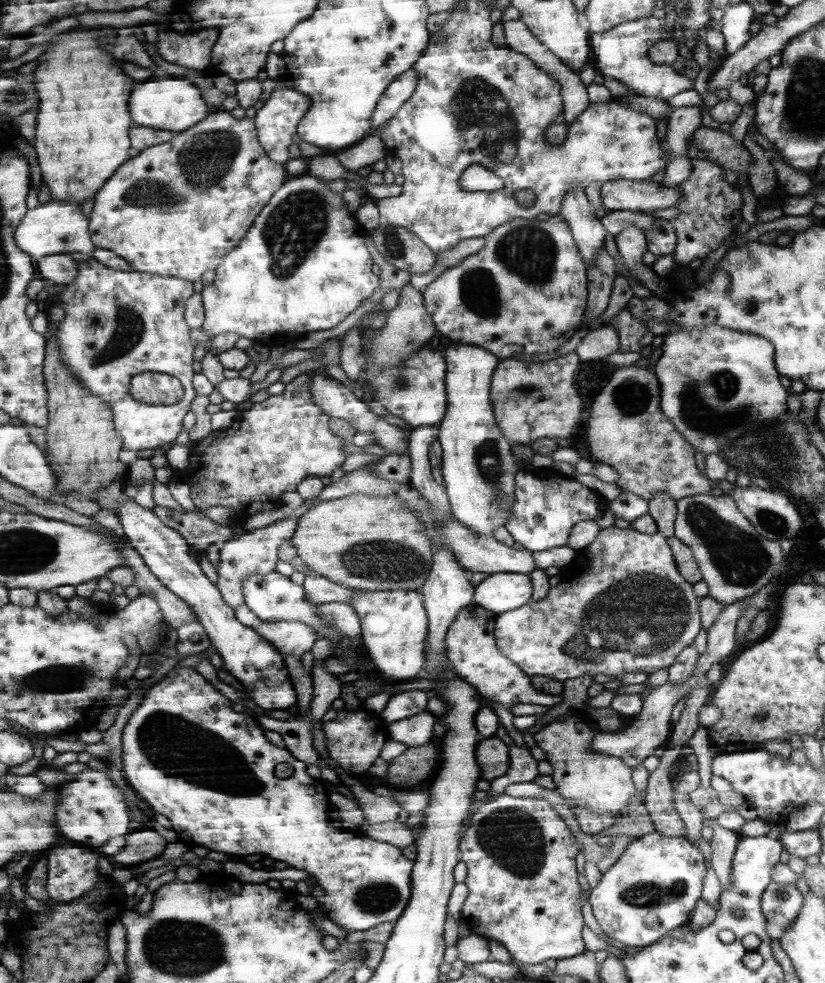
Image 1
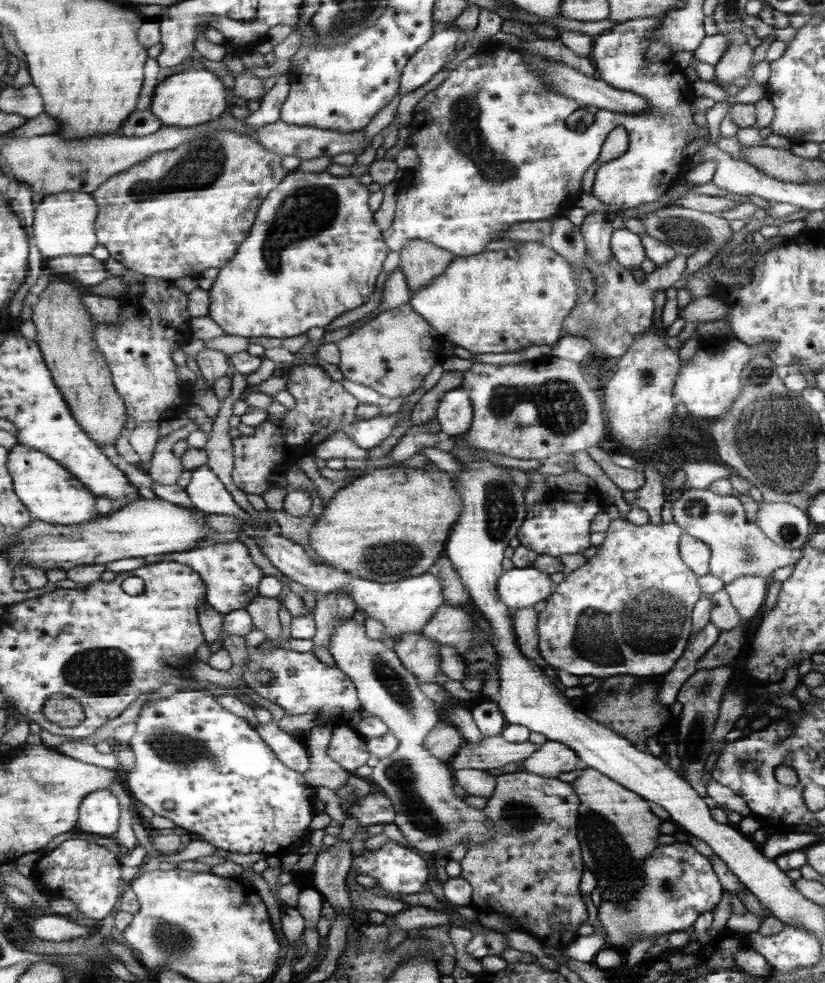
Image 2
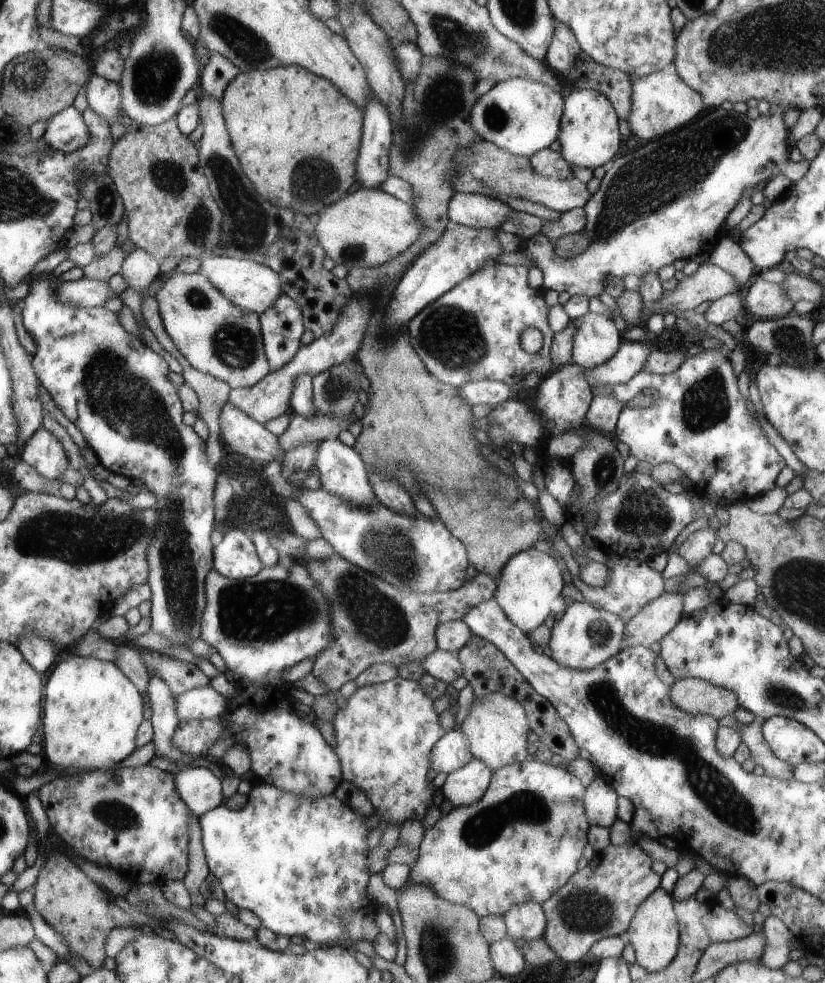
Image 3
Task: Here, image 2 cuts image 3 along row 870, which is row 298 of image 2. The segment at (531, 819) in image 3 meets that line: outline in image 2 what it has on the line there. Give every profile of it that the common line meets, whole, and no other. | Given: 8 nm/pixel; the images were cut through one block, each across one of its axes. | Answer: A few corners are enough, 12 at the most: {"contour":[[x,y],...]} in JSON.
{"contour":[[456,257],[409,303],[475,355],[558,343],[572,263]]}

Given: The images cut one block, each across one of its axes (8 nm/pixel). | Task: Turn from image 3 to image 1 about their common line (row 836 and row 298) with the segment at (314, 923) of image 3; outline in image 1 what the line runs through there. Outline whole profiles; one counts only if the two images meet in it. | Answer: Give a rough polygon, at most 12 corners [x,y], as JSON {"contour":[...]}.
{"contour":[[275,192],[200,292],[202,330],[272,345],[381,283],[342,195]]}

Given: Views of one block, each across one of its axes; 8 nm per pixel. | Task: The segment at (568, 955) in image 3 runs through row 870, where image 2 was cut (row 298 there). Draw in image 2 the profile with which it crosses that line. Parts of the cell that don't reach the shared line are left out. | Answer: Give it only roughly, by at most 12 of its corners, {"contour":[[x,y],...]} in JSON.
{"contour":[[616,259],[574,267],[564,334],[619,359],[652,325],[654,294],[682,278],[675,259],[636,282]]}

